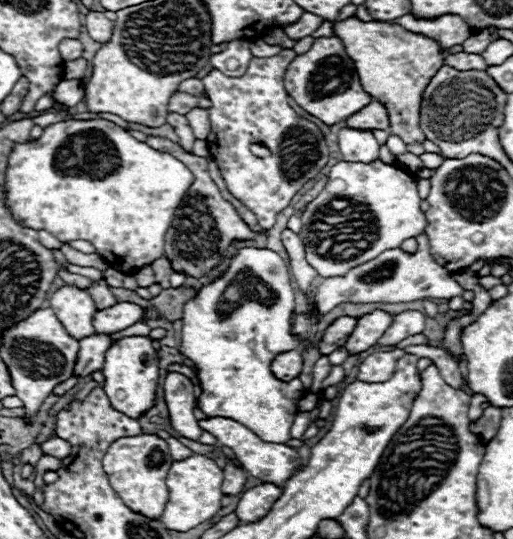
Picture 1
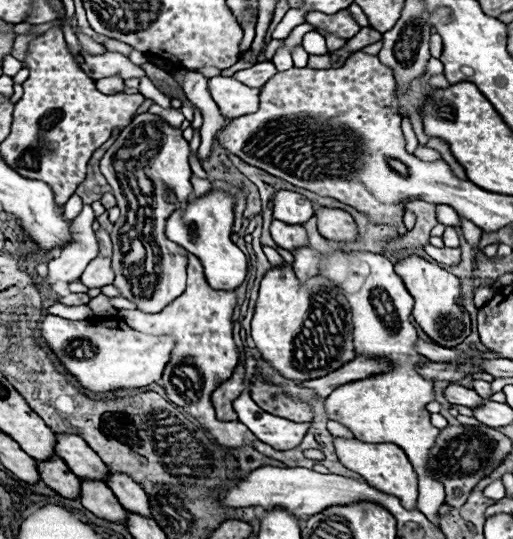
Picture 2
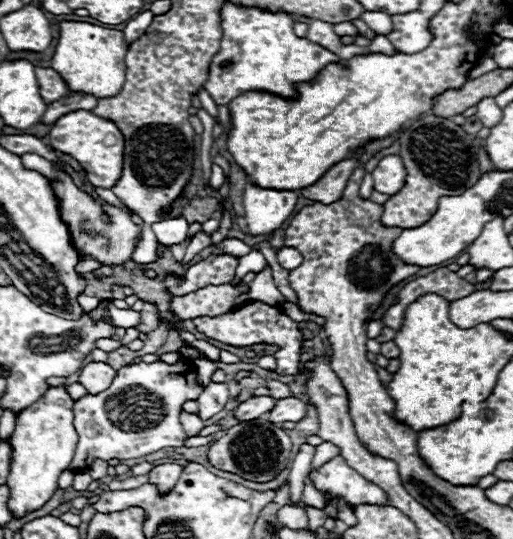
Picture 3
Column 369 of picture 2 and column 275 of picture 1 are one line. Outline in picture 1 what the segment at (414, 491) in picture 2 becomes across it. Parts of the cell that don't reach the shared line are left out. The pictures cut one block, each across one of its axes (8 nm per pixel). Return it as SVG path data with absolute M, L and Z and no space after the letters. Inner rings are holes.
M206 418L198 420L200 428L210 432L222 446L232 448L236 460L248 470L252 476L260 478L262 482L274 482L276 486L282 486L298 468L300 468L300 456L294 448L286 444L274 444L274 442L264 442L256 434L252 434L246 426L230 420L230 418Z

